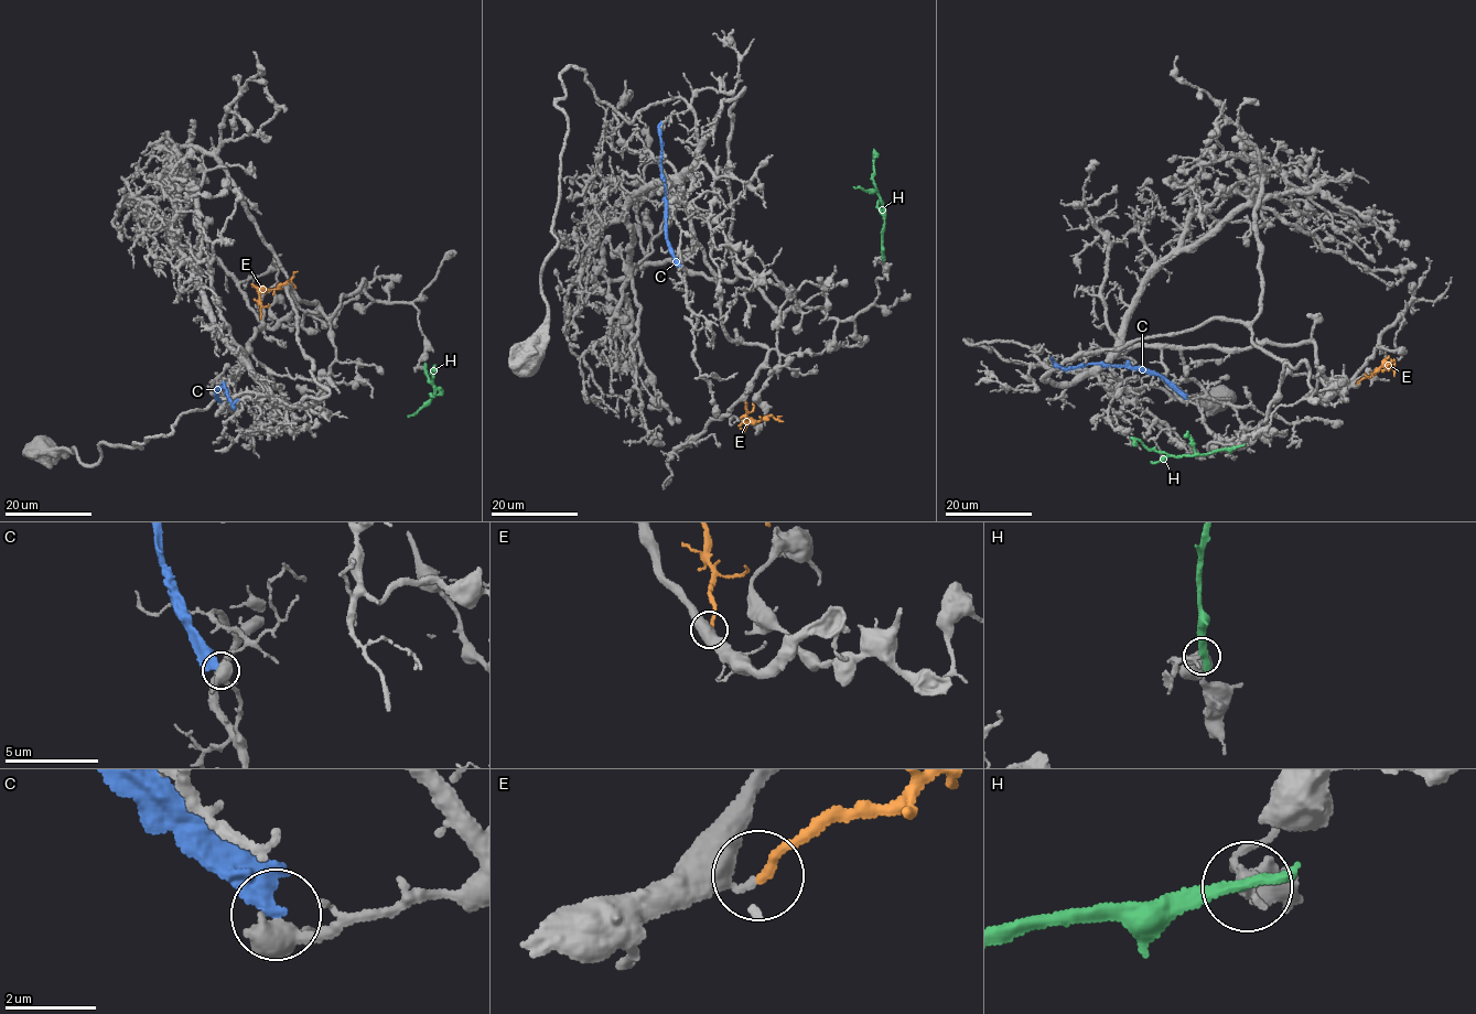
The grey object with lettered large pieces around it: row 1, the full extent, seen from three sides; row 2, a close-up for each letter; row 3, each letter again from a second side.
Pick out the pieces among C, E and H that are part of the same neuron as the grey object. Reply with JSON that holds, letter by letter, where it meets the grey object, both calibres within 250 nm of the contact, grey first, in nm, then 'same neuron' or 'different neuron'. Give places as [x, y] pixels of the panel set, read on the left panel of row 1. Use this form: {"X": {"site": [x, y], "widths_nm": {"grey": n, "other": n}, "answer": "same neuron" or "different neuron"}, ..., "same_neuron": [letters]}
{"C": {"site": [221, 402], "widths_nm": {"grey": 480, "other": 380}, "answer": "different neuron"}, "E": {"site": [259, 319], "widths_nm": {"grey": 220, "other": 200}, "answer": "same neuron"}, "H": {"site": [424, 367], "widths_nm": {"grey": 300, "other": 360}, "answer": "different neuron"}, "same_neuron": ["E"]}

